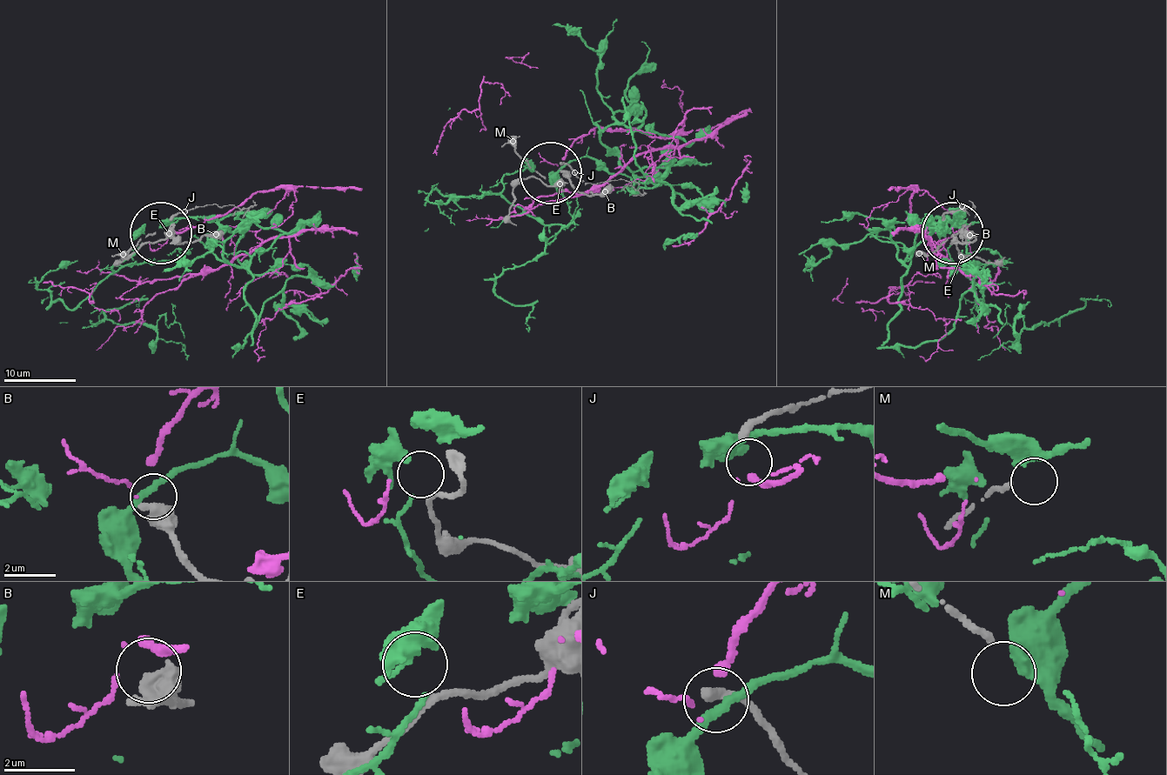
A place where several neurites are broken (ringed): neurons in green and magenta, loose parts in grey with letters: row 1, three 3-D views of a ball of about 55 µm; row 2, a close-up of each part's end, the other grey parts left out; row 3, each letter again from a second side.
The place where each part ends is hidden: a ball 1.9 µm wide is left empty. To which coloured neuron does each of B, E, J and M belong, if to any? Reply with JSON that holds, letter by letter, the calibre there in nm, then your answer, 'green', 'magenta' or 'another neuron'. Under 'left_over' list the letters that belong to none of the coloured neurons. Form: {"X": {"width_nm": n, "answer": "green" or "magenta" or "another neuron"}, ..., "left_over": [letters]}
{"B": {"width_nm": 500, "answer": "another neuron"}, "E": {"width_nm": 190, "answer": "another neuron"}, "J": {"width_nm": 320, "answer": "magenta"}, "M": {"width_nm": 200, "answer": "another neuron"}, "left_over": ["B", "E", "M"]}

